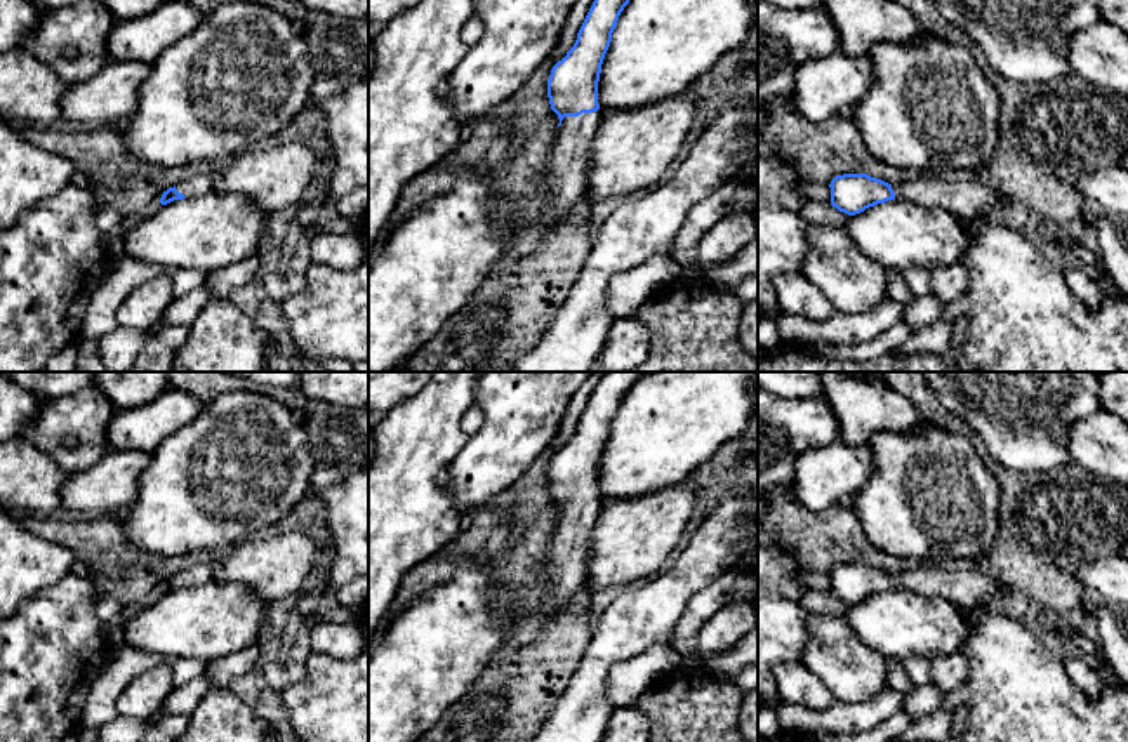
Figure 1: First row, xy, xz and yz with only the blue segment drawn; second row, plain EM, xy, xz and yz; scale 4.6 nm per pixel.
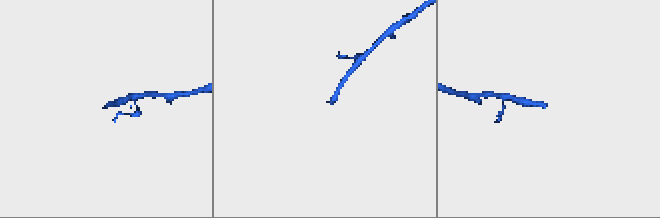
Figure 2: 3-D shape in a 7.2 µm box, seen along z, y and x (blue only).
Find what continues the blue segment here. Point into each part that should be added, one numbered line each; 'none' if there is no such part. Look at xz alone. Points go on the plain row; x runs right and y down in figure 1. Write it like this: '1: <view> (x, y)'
1: xz (562, 570)

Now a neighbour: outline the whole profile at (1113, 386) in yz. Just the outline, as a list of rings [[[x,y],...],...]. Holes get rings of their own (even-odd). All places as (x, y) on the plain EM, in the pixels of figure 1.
[[[1104,372],[1098,377],[1098,401],[1102,410],[1128,424],[1128,372]]]

